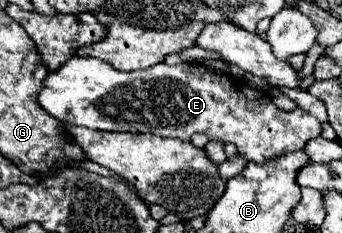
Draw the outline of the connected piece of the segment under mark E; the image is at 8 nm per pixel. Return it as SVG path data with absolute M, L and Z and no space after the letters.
M74 55L60 69L50 71L44 77L42 89L36 99L46 113L68 125L82 125L100 131L152 133L158 137L176 137L184 141L190 141L194 133L204 133L210 141L222 141L224 145L234 143L238 147L238 153L254 163L266 163L270 159L276 159L278 155L300 151L312 137L320 135L320 121L304 109L296 107L290 113L280 111L266 93L252 89L248 87L248 83L234 77L216 73L210 75L200 63L158 63L150 69L122 73L106 61Z

